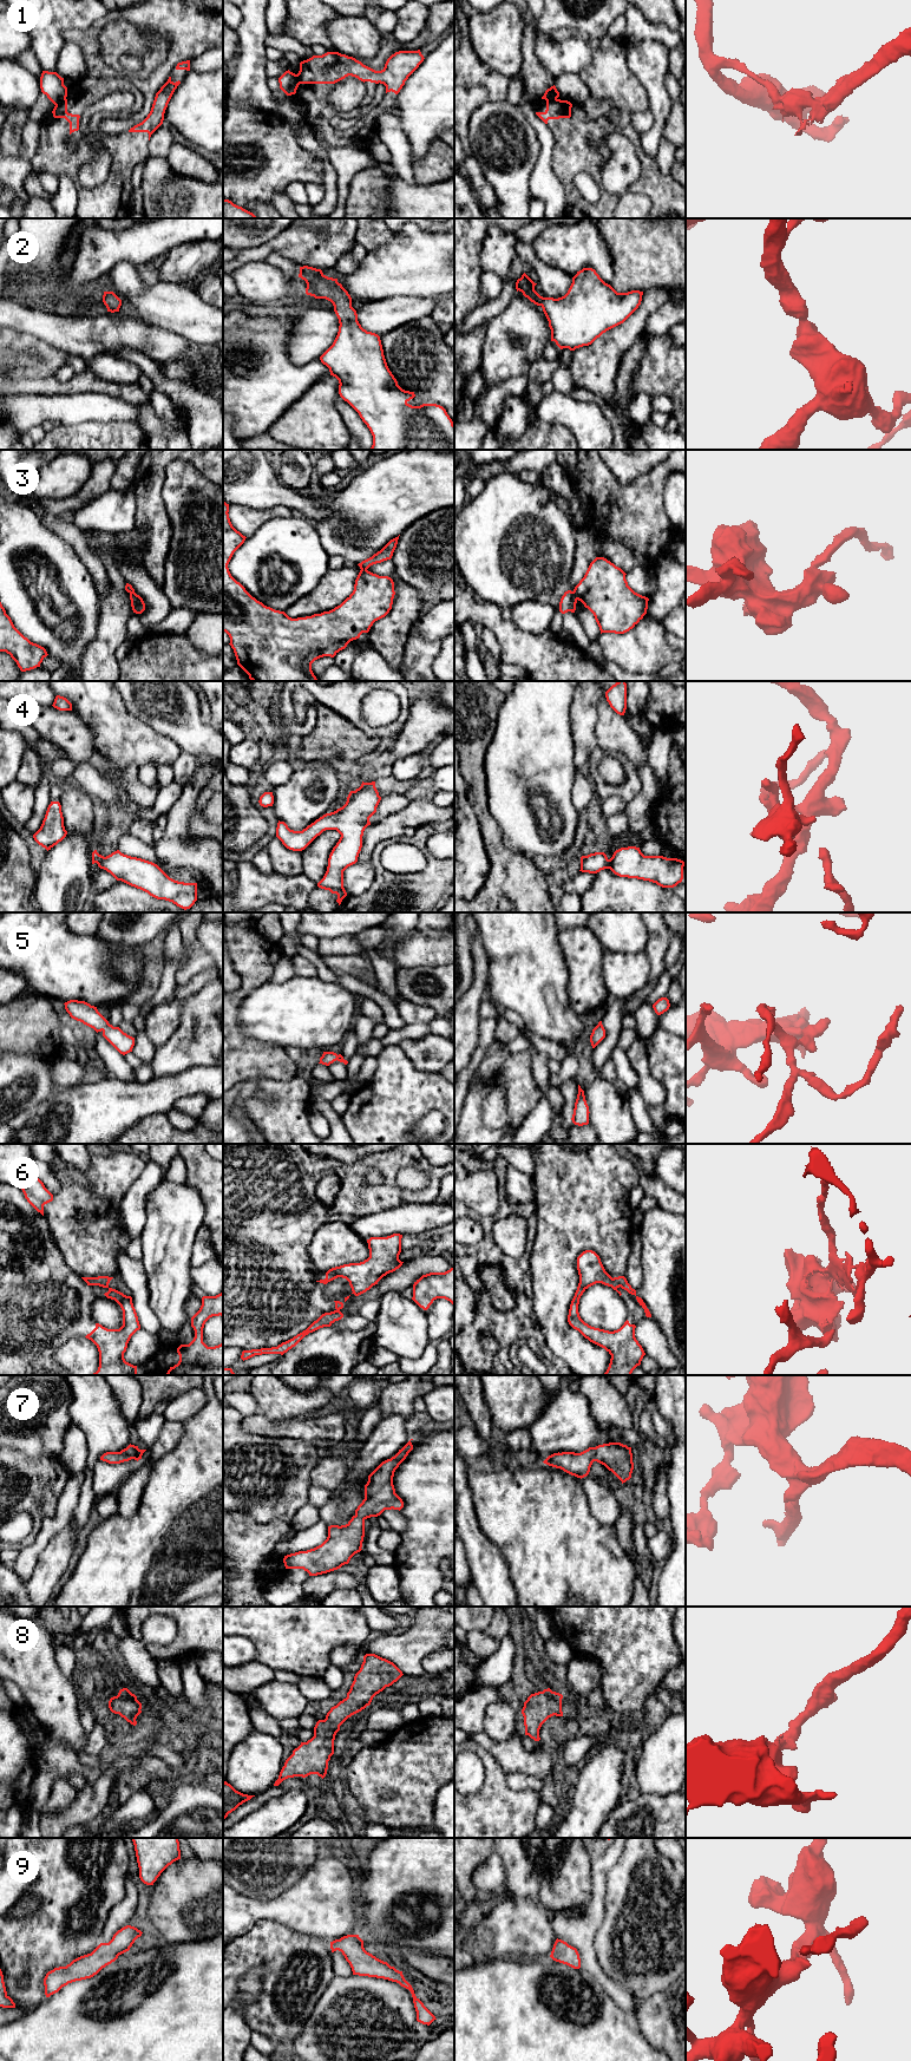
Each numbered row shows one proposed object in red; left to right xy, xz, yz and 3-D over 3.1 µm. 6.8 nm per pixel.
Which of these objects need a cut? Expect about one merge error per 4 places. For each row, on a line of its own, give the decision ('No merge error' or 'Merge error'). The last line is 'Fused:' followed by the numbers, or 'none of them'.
1: Merge error
2: No merge error
3: Merge error
4: No merge error
5: No merge error
6: Merge error
7: No merge error
8: No merge error
9: No merge error
Fused: 1, 3, 6

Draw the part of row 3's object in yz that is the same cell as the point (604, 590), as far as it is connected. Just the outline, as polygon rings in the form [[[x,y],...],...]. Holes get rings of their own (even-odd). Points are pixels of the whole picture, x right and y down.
[[[596,557],[574,589],[577,600],[594,614],[601,634],[624,634],[633,629],[647,614],[649,598],[635,593],[628,585],[625,575],[621,568],[607,558]]]

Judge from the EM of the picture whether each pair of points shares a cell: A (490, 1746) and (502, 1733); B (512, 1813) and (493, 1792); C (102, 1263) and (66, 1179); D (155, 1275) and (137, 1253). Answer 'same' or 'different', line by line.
A: different
B: same
C: same
D: different

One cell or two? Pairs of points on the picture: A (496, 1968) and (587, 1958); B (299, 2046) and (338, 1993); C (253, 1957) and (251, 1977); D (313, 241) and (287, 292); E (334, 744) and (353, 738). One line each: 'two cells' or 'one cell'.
A: two cells
B: one cell
C: two cells
D: two cells
E: one cell

